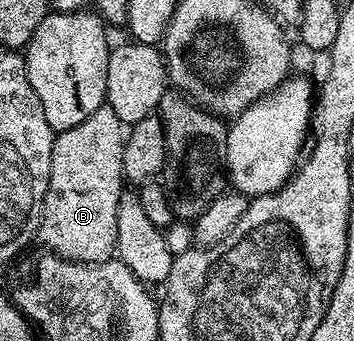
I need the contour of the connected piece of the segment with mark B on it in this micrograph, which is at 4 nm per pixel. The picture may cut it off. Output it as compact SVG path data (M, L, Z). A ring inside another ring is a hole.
M106 103L79 127L62 129L53 139L53 166L41 212L39 241L66 261L107 261L117 247L117 204L123 192L126 126Z

